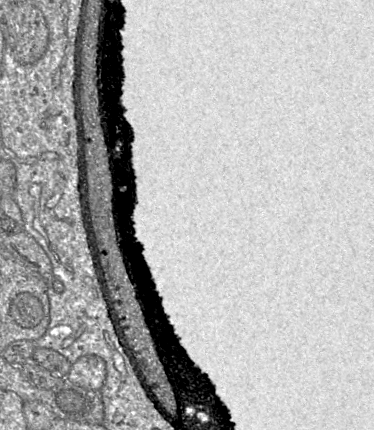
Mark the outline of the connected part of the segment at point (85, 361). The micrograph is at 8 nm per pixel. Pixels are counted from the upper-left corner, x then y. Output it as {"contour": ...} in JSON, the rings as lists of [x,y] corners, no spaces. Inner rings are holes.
{"contour":[[[84,356],[71,365],[64,378],[80,387],[100,391],[105,380],[105,362],[98,356]]]}

